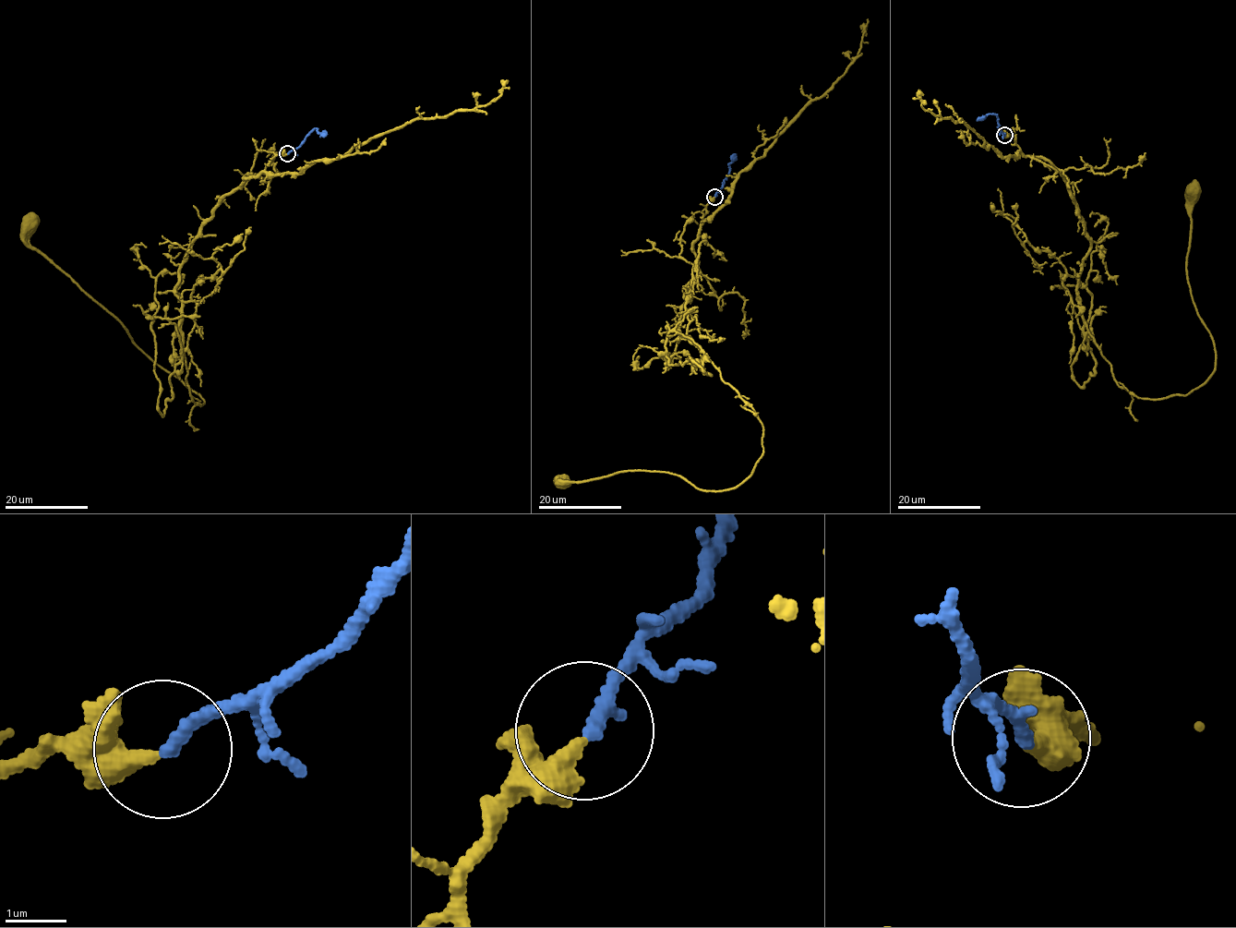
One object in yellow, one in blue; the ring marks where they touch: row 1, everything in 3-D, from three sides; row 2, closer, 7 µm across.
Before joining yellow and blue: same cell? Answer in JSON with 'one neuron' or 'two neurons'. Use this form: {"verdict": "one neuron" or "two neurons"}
{"verdict": "one neuron"}

